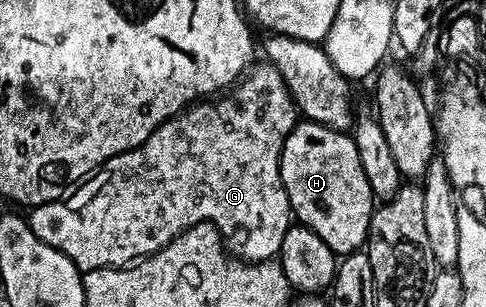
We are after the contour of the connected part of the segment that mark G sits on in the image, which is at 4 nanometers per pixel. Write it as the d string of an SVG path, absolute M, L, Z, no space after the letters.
M269 61L255 62L246 74L225 93L219 94L217 98L210 97L205 101L199 101L187 107L185 111L181 111L179 115L173 115L171 119L164 121L164 125L155 129L152 137L148 137L148 141L144 141L144 145L140 145L136 149L128 149L128 153L120 153L116 157L112 157L93 175L77 184L65 197L54 199L50 203L41 203L39 207L33 208L28 215L32 233L36 233L36 237L40 237L40 241L44 241L44 245L52 245L52 249L60 249L60 253L64 253L64 257L71 259L83 273L105 267L124 267L146 258L147 255L155 255L160 248L168 245L176 236L197 223L211 223L221 235L231 256L244 259L247 263L262 263L266 259L274 259L280 245L284 245L284 233L288 233L288 229L292 225L288 193L284 189L280 177L280 157L288 133L292 133L292 129L298 122L300 122L300 112L295 107L294 99L278 70Z

